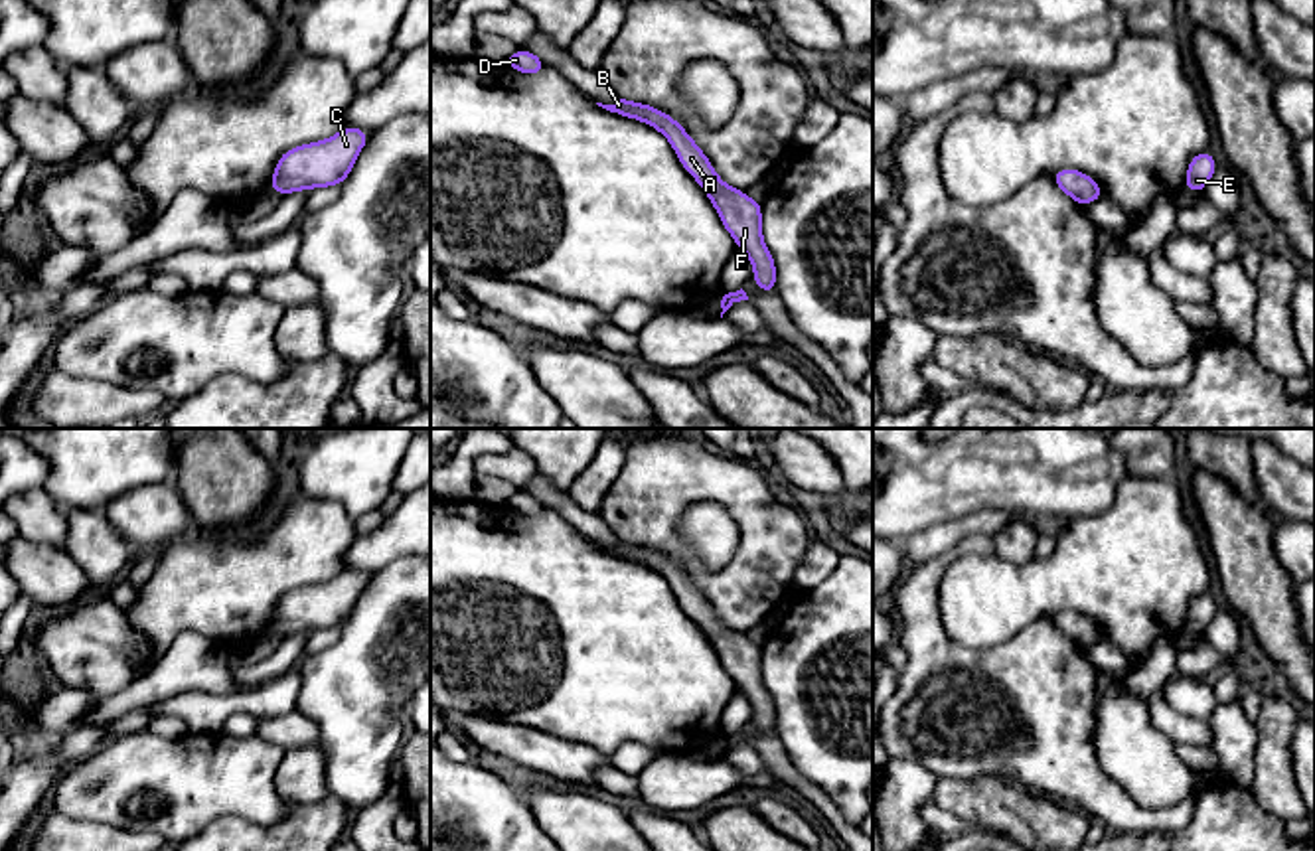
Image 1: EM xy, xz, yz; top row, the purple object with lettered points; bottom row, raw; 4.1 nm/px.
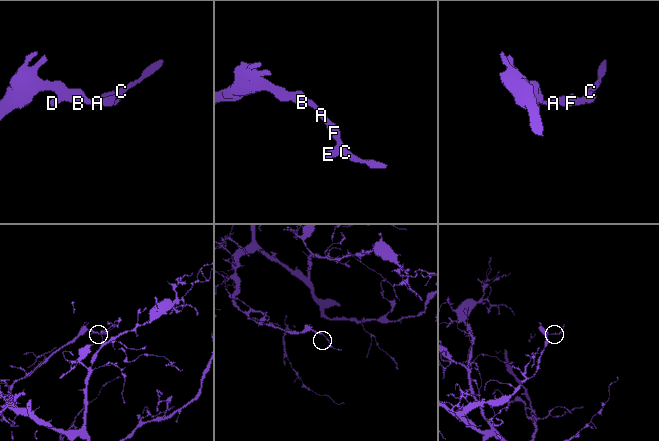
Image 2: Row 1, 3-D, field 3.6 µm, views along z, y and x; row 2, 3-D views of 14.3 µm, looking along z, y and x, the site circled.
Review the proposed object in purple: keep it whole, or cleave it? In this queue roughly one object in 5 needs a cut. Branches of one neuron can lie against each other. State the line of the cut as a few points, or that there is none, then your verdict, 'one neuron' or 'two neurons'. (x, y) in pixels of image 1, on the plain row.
no cut; one neuron

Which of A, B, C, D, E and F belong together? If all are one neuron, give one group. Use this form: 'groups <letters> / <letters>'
groups A B C D E F

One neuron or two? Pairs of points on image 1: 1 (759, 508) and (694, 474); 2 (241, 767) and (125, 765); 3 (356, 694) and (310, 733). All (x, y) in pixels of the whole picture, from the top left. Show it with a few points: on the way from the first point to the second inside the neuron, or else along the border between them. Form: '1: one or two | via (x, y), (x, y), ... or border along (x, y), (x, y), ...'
1: one | via (743, 492), (729, 480), (709, 476)
2: one | via (212, 774), (154, 774)
3: two | border along (297, 709), (316, 727), (320, 741)

